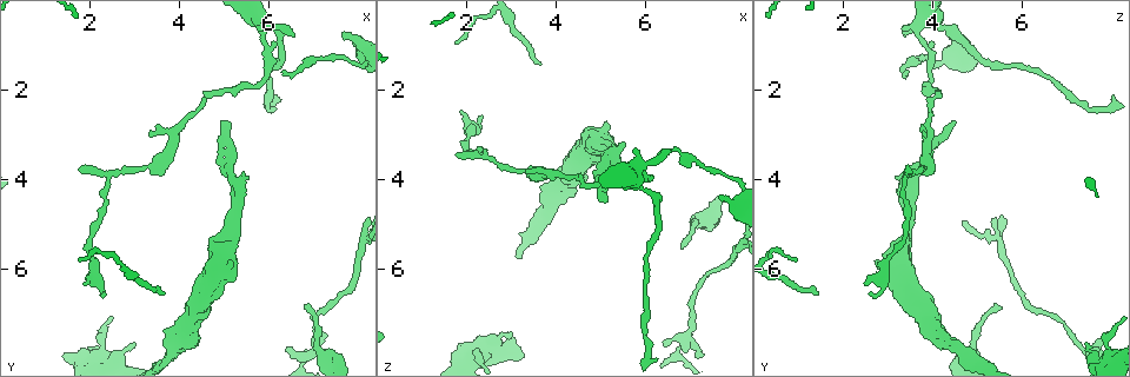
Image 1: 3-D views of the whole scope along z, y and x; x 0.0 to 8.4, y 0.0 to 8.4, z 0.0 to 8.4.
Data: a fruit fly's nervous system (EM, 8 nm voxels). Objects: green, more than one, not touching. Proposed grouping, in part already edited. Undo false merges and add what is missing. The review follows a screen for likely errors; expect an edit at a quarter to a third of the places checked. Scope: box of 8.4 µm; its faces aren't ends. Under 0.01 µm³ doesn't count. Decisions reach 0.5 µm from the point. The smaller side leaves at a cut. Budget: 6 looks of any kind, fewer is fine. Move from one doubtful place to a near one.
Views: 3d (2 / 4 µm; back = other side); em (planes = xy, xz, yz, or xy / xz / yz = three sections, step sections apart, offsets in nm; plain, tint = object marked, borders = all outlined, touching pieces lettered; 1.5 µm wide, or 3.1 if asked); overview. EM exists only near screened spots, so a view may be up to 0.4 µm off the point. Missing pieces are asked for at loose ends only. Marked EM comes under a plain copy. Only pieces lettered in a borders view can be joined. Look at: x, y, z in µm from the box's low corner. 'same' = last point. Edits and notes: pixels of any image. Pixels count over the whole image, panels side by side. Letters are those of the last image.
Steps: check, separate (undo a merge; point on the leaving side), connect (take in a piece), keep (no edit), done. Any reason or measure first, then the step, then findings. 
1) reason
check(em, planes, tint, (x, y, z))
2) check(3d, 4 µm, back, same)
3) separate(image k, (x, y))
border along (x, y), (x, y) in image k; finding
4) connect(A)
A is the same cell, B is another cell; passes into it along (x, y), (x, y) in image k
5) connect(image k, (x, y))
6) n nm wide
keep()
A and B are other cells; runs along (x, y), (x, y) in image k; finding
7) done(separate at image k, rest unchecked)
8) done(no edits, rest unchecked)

thick end
check(3d, 2 µm, (3.00, 7.70, 7.45))

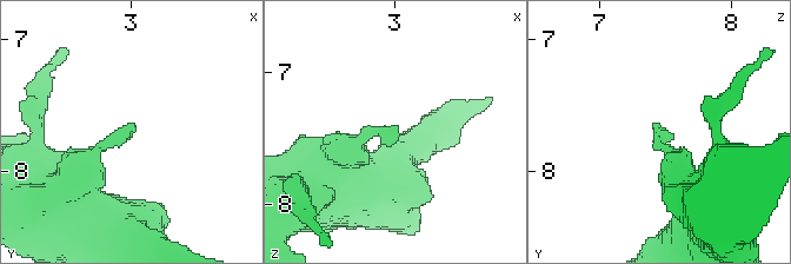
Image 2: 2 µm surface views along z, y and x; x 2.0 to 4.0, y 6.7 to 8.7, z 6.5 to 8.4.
check(em, yz, step 8, tint, (3.02, 7.66, 7.42))

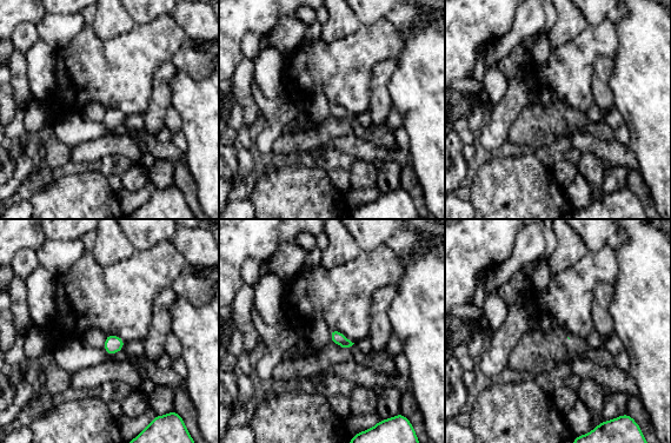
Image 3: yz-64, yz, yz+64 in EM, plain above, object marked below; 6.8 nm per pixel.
check(em, planes, borders, same)

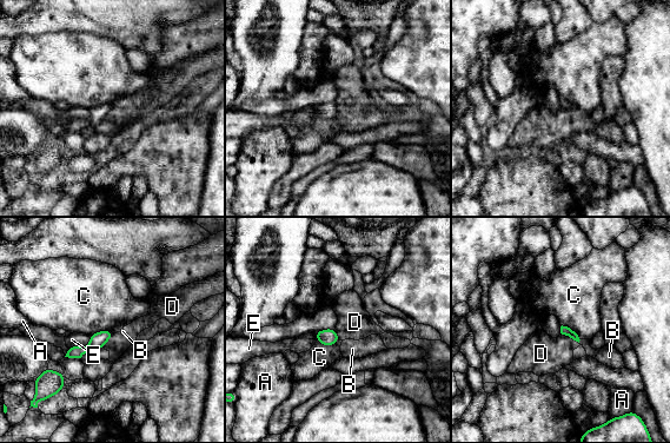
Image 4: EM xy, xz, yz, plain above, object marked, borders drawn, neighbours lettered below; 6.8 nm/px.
E touches over 170 nm
keep()
A, B, C, D and E are other cells; runs along (110, 334), (91, 348), (70, 354) in image 4; no lettered piece goes on from it

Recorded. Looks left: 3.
tapers out
check(3d, 4 µm, back, (5.00, 2.75, 4.40))

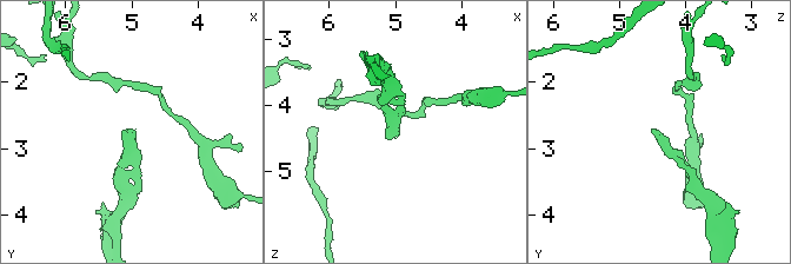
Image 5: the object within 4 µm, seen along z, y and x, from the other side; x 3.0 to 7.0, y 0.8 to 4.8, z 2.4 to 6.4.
now the EM
check(em, yz, step 4, borders, (5.00, 2.70, 4.45))

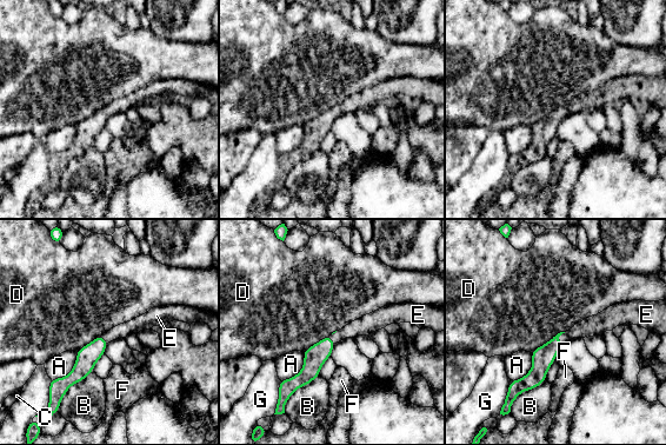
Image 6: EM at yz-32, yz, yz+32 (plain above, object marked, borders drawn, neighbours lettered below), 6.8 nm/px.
check(em, planes, borders, same)

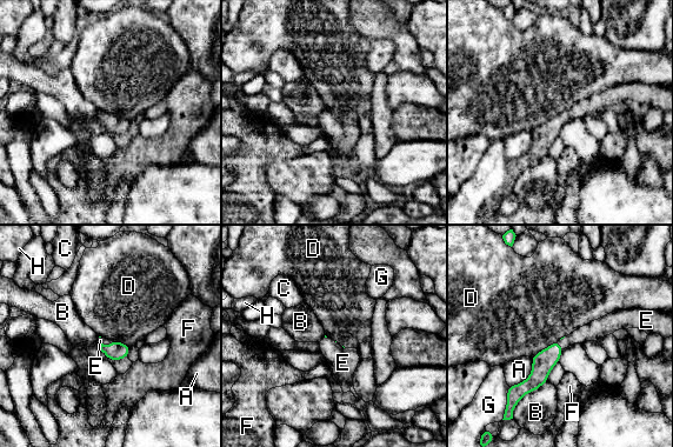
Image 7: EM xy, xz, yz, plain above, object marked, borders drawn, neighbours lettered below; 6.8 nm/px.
connect(E)
E is the same cell, A, B, C, D, F, G and H are other cells; passes into it along (118, 351), (105, 345), (100, 340) in image 7; the neuron continues

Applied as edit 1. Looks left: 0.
done(connect at image 7, rest unchecked)

